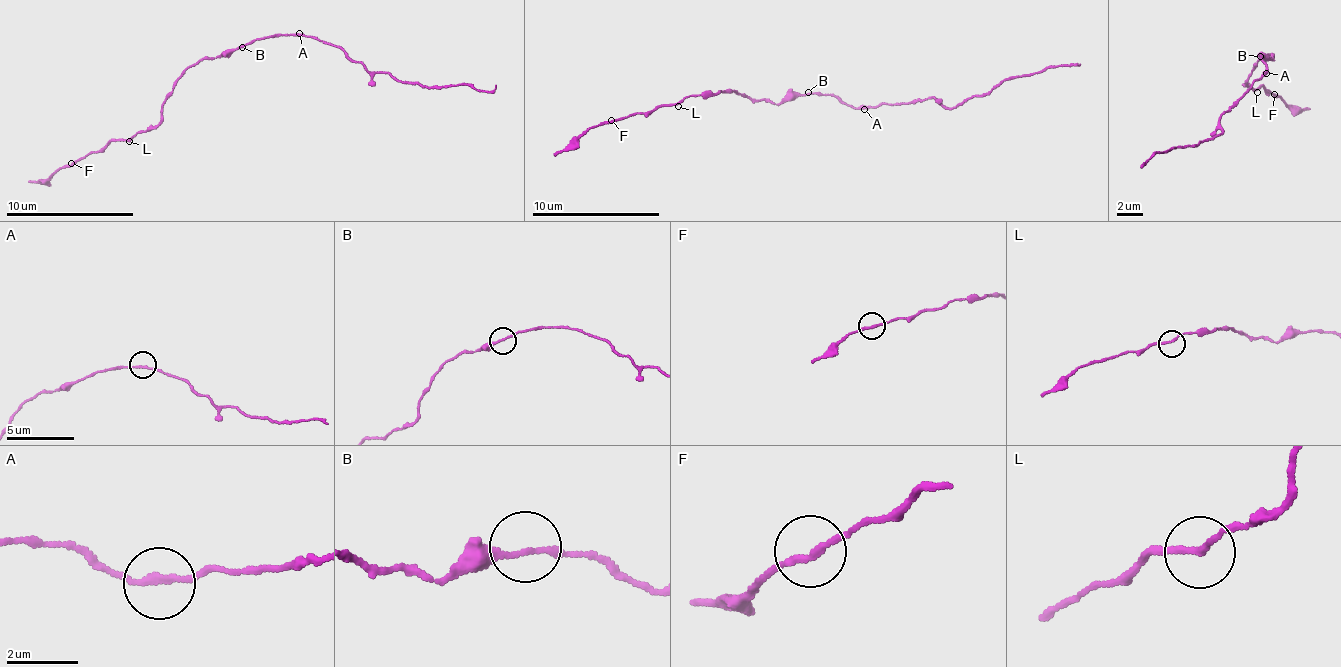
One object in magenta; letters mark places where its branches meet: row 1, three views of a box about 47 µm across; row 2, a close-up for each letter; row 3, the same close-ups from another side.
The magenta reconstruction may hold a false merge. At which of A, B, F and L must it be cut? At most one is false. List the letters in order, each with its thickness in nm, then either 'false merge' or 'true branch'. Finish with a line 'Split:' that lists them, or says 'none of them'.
A: 160 nm | true branch
B: 150 nm | true branch
F: 180 nm | true branch
L: 170 nm | true branch
Split: none of them

